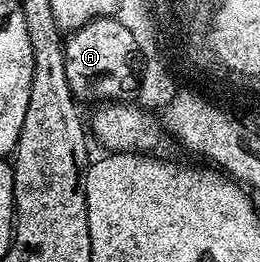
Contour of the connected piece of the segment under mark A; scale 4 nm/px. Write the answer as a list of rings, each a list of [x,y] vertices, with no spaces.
[[[113,16],[88,20],[82,28],[68,33],[64,45],[67,82],[78,101],[121,102],[138,91],[143,67],[138,48],[130,31]]]

